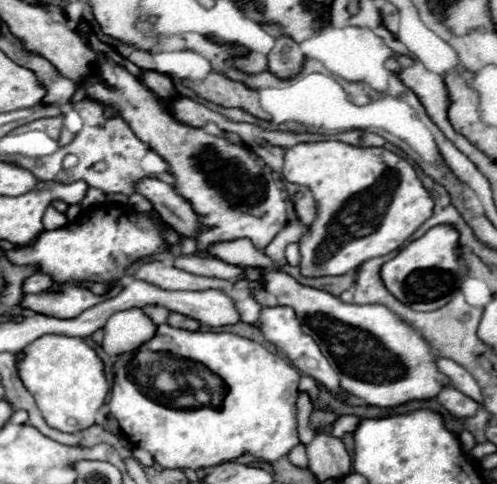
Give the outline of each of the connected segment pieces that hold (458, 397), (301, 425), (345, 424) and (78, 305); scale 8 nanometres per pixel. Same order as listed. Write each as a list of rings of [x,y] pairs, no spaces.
[[[452,385],[442,387],[442,391],[438,393],[438,401],[454,415],[454,417],[472,417],[476,413],[476,409],[480,407],[474,399],[470,399],[468,395],[464,395],[462,391],[458,391]]]
[[[306,391],[298,393],[298,433],[300,433],[300,441],[304,445],[310,443],[310,437],[314,437],[314,429],[310,427],[310,415],[314,411],[314,401],[310,399],[310,395]]]
[[[342,415],[336,423],[334,423],[334,427],[332,427],[332,433],[336,435],[336,437],[342,437],[344,433],[350,433],[350,431],[354,431],[356,429],[356,425],[358,425],[358,417],[356,415]]]
[[[62,285],[62,289],[48,289],[40,295],[26,295],[22,305],[36,313],[54,313],[54,317],[78,317],[78,313],[96,305],[98,297],[86,293],[86,289],[74,289],[74,285]]]

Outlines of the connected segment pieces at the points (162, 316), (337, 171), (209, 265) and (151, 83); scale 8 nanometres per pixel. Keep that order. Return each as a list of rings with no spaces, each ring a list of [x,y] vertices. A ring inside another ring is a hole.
[[[146,305],[146,307],[142,307],[142,311],[156,323],[156,325],[160,325],[160,323],[166,323],[166,317],[168,317],[168,309],[162,309],[160,305]]]
[[[342,141],[298,143],[286,151],[284,177],[308,187],[316,201],[316,219],[300,239],[300,269],[306,277],[344,275],[372,257],[400,249],[434,209],[414,167],[380,147],[356,147]]]
[[[180,255],[174,265],[178,269],[184,269],[194,275],[202,277],[216,277],[216,279],[226,279],[230,283],[236,283],[244,279],[244,267],[224,263],[218,257],[208,257],[208,255]]]
[[[144,71],[142,81],[146,83],[146,87],[158,95],[158,99],[162,101],[172,101],[176,97],[176,89],[174,89],[174,81],[170,75],[158,73],[158,71]]]

